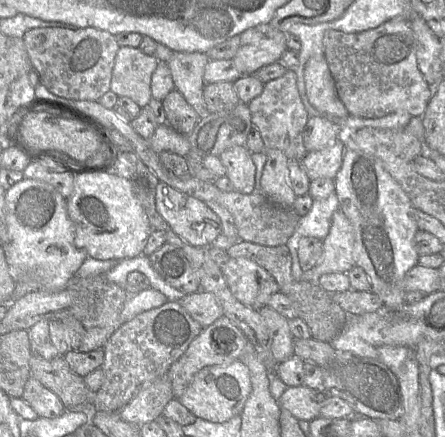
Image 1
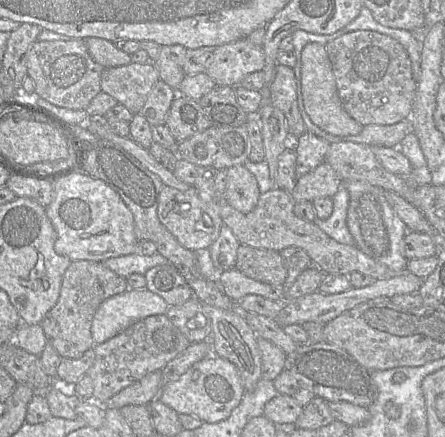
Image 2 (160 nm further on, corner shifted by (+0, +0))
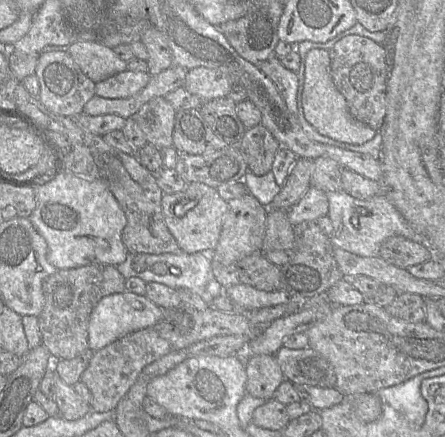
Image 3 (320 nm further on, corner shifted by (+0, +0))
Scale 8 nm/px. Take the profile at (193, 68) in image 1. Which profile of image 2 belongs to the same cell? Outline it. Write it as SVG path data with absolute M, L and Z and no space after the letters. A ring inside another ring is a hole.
M182 45L162 46L159 56L154 62L160 79L174 90L177 90L185 77L183 65L187 48Z

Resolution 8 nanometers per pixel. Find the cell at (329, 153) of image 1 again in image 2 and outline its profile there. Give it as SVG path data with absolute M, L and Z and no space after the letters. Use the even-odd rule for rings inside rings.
M323 161L314 170L299 177L290 194L294 202L313 202L321 197L332 198L343 183L335 170Z

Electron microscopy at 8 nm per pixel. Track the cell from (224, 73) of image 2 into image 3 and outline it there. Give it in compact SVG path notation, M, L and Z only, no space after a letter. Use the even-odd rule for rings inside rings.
M196 67L187 72L183 87L203 102L227 96L233 84L221 71Z

